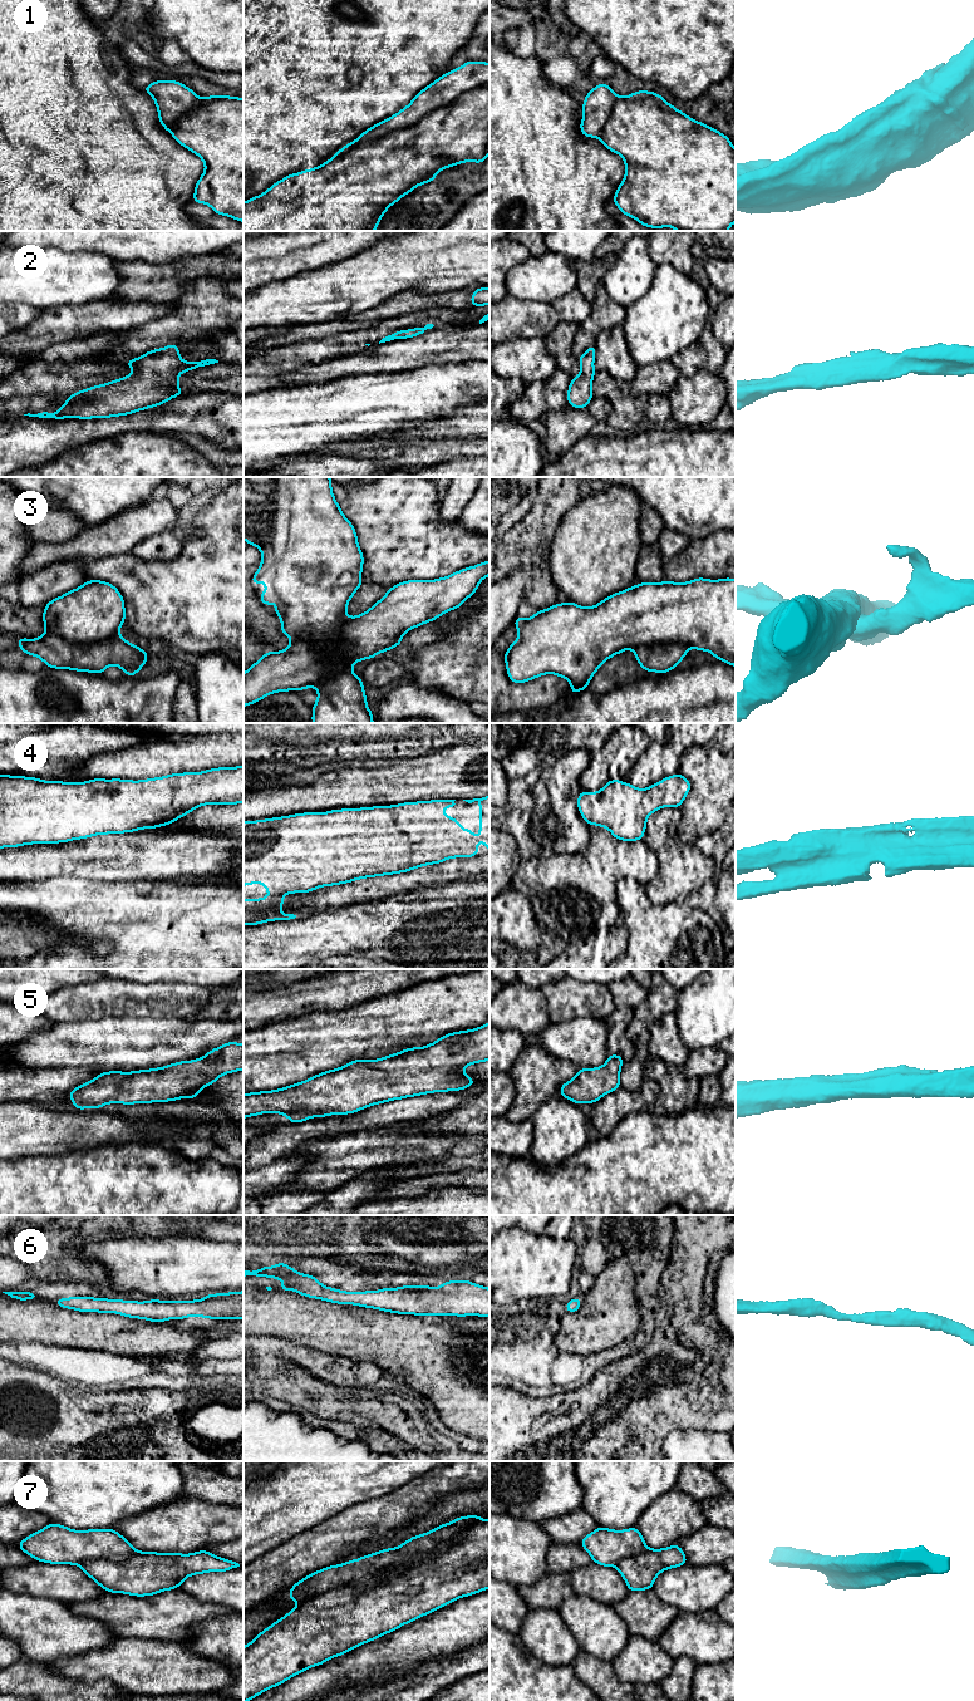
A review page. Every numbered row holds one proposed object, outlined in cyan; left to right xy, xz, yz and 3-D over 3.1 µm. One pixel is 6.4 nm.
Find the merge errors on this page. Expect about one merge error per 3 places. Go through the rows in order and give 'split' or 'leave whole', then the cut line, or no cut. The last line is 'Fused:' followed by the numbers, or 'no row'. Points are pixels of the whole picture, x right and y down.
1: split; cut in xz along (488, 82), (462, 92), (411, 126), (393, 129), (335, 156)
2: leave whole; no cut
3: split; cut in xz along (348, 618), (330, 654), (324, 654), (309, 640), (293, 642)
4: leave whole; no cut
5: leave whole; no cut
6: leave whole; no cut
7: split; cut in xz along (481, 1522), (375, 1586), (301, 1603)
Fused: 1, 3, 7

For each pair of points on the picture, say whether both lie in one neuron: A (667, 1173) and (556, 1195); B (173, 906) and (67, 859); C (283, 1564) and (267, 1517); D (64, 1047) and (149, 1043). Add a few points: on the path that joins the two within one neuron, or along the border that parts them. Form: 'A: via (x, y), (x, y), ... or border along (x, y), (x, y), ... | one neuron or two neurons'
A: via (639, 1173), (609, 1195), (584, 1195) | one neuron
B: border along (88, 879), (146, 880) | two neurons
C: border along (303, 1532), (270, 1548), (256, 1559) | two neurons
D: via (85, 1045), (128, 1043) | one neuron

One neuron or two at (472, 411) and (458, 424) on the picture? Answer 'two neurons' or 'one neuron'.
one neuron

